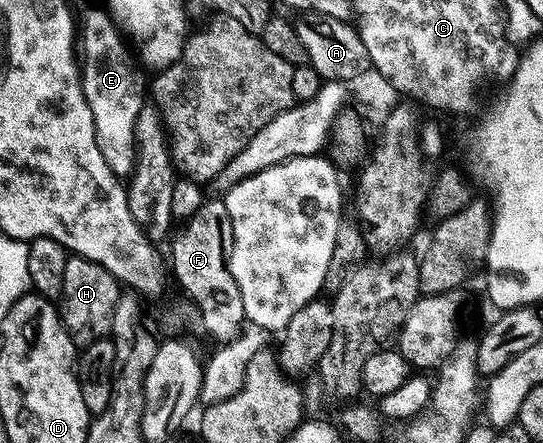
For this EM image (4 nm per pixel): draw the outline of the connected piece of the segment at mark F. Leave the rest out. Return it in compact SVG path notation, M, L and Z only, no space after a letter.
M203 201L195 214L185 219L183 226L186 227L178 235L173 235L174 243L170 246L173 277L175 274L179 284L186 289L183 290L185 297L196 304L202 317L202 330L210 333L218 344L232 341L246 322L244 300L240 300L240 288L236 288L236 280L230 275L228 250L224 245L224 227L229 220L225 201Z

